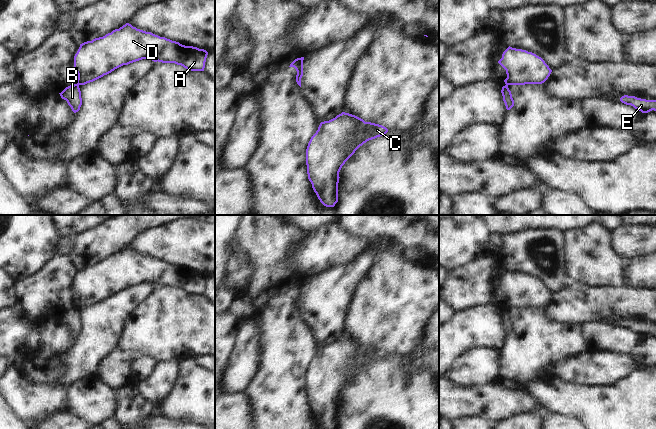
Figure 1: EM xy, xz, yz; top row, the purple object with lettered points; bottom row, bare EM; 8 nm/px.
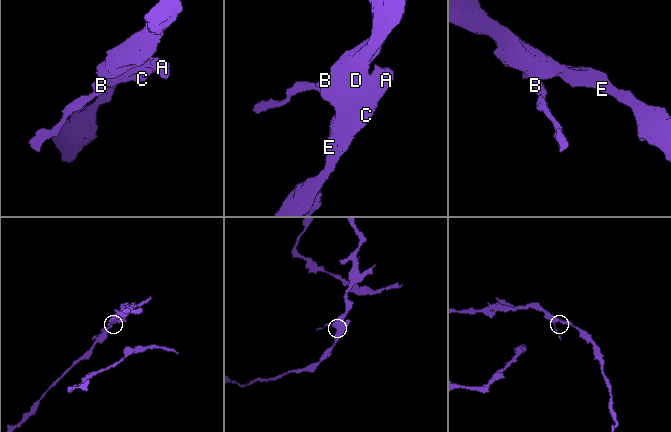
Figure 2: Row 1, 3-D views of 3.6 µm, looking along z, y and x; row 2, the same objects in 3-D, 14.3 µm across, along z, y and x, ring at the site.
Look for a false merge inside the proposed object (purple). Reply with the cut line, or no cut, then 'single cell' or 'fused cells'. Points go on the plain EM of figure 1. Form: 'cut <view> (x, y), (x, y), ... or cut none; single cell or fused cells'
cut xz (302, 284), (296, 293); fused cells

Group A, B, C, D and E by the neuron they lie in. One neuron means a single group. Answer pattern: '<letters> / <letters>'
A C D E / B

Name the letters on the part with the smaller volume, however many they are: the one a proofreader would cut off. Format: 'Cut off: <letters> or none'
Cut off: B

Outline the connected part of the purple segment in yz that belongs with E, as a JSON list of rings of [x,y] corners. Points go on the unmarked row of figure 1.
[[[624,319],[620,325],[626,329],[631,329],[642,337],[648,337],[652,334],[656,335],[656,324],[646,324],[635,320]]]

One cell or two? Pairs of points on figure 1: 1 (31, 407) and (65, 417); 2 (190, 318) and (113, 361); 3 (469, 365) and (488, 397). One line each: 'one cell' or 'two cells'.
1: two cells
2: one cell
3: two cells

